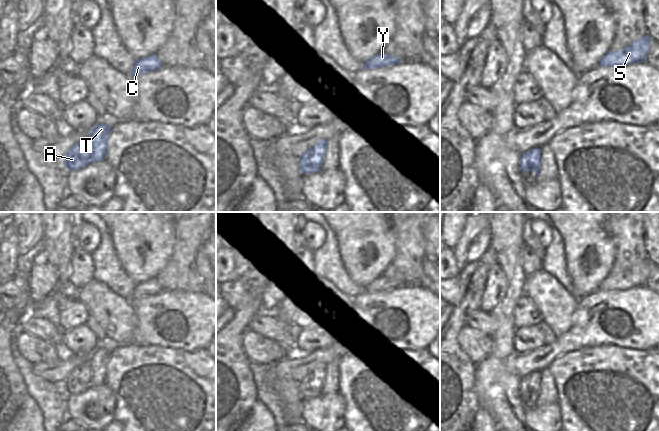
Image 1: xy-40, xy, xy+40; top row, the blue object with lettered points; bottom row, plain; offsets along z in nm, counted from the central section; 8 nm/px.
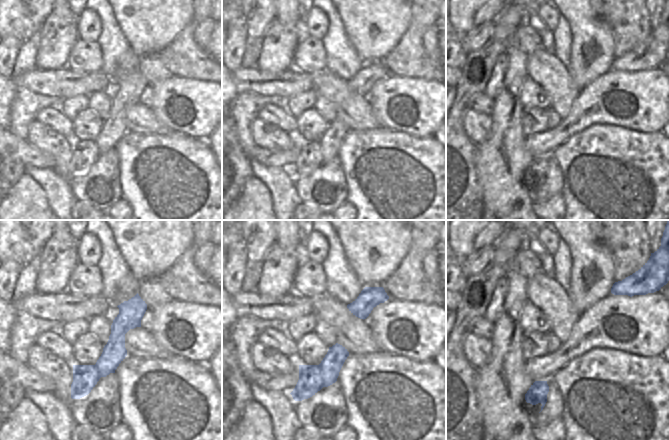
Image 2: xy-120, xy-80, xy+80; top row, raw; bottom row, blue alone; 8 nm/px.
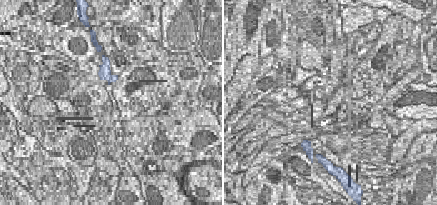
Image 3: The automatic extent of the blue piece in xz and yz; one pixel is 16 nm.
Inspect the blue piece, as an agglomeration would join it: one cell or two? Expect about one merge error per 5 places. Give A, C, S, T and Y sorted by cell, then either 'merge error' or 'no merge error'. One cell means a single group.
A / C S T Y | merge error

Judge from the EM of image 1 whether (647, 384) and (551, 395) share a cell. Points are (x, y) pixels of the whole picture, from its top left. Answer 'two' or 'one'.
two

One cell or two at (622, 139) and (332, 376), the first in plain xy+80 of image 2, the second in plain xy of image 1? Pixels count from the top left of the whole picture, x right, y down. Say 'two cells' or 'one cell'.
two cells

